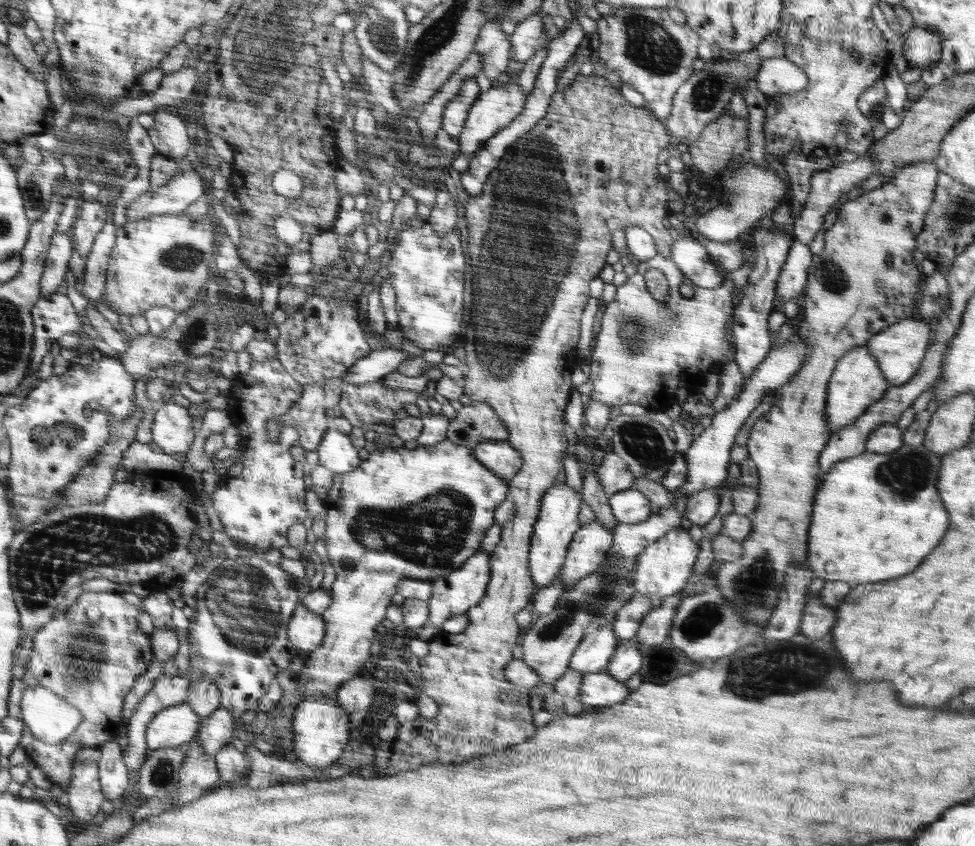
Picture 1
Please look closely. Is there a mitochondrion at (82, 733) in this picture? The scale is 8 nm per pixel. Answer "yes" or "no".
no

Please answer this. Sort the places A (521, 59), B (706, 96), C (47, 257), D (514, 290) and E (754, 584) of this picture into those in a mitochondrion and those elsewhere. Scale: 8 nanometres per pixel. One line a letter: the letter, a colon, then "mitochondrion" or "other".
A: other
B: mitochondrion
C: other
D: mitochondrion
E: mitochondrion

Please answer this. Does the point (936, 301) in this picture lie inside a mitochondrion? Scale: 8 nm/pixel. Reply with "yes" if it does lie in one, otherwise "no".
yes

